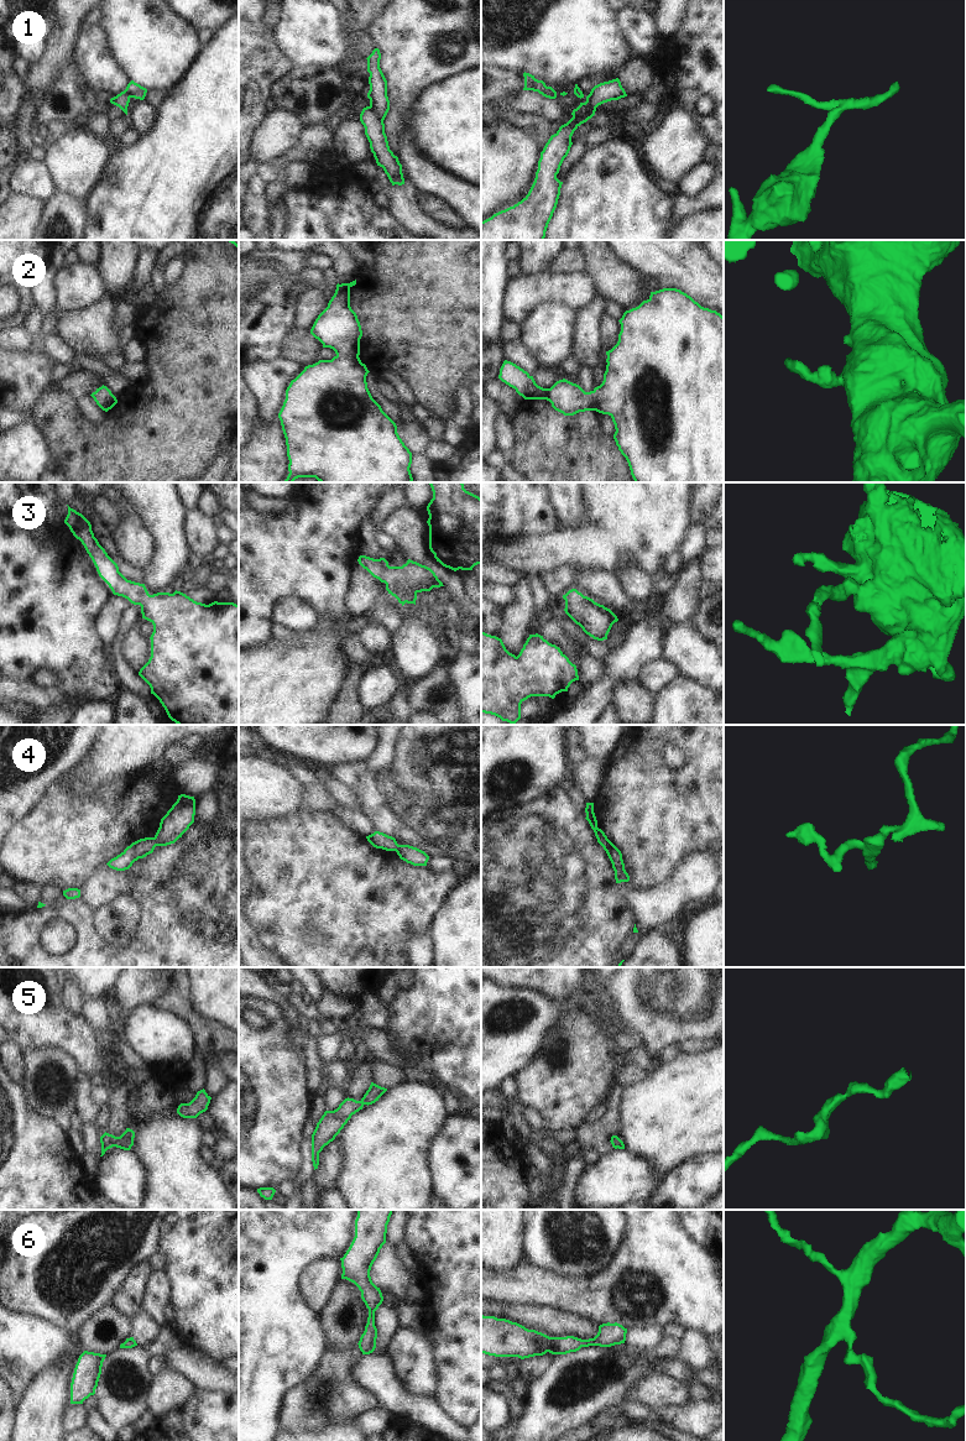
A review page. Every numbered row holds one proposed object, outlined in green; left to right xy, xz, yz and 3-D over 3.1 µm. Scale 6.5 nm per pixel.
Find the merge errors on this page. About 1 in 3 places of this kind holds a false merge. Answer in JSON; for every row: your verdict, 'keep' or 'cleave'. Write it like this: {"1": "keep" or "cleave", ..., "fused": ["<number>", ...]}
{"1": "keep", "2": "keep", "3": "keep", "4": "cleave", "5": "keep", "6": "keep", "fused": ["4"]}

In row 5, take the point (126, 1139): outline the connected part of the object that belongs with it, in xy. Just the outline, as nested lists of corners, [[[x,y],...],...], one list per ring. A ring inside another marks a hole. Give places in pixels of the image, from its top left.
[[[126,1128],[126,1131],[120,1137],[115,1137],[105,1132],[100,1137],[100,1143],[101,1143],[100,1157],[103,1157],[105,1152],[113,1147],[116,1147],[124,1150],[130,1150],[131,1147],[134,1145],[134,1138],[135,1138],[135,1132],[130,1128]]]

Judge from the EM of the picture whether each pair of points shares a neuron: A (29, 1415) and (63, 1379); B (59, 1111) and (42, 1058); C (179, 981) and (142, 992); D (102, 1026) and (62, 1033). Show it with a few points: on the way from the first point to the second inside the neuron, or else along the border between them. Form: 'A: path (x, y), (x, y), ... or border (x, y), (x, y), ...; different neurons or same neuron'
A: path (37, 1406), (55, 1388); same neuron
B: path (53, 1097), (48, 1071); same neuron
C: path (171, 982), (151, 983); same neuron
D: border (81, 1013), (98, 1033), (105, 1037); different neurons

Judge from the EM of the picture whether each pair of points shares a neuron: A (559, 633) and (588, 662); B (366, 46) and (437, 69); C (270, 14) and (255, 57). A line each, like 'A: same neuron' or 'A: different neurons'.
A: same neuron
B: different neurons
C: different neurons

